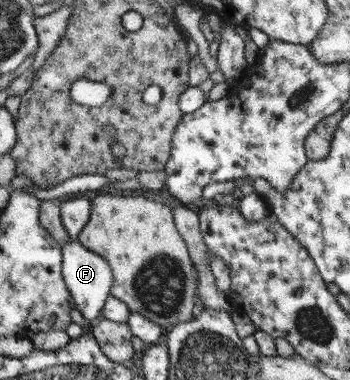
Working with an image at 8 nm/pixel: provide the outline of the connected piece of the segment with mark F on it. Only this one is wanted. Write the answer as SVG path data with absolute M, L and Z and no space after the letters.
M76 240L61 246L60 253L60 275L66 291L70 294L75 310L79 311L90 327L98 319L105 299L109 297L112 274L102 258L84 249Z

